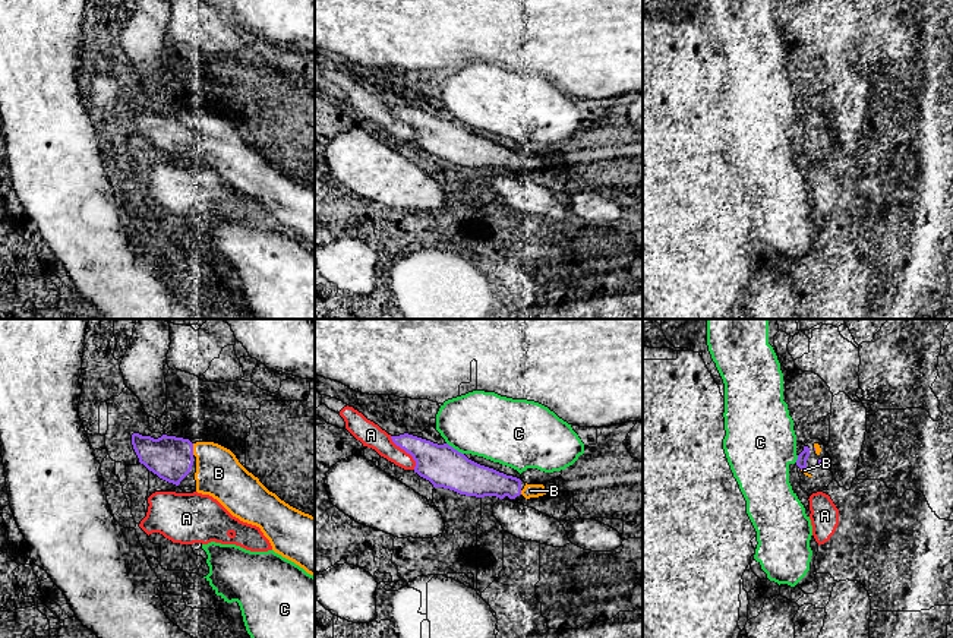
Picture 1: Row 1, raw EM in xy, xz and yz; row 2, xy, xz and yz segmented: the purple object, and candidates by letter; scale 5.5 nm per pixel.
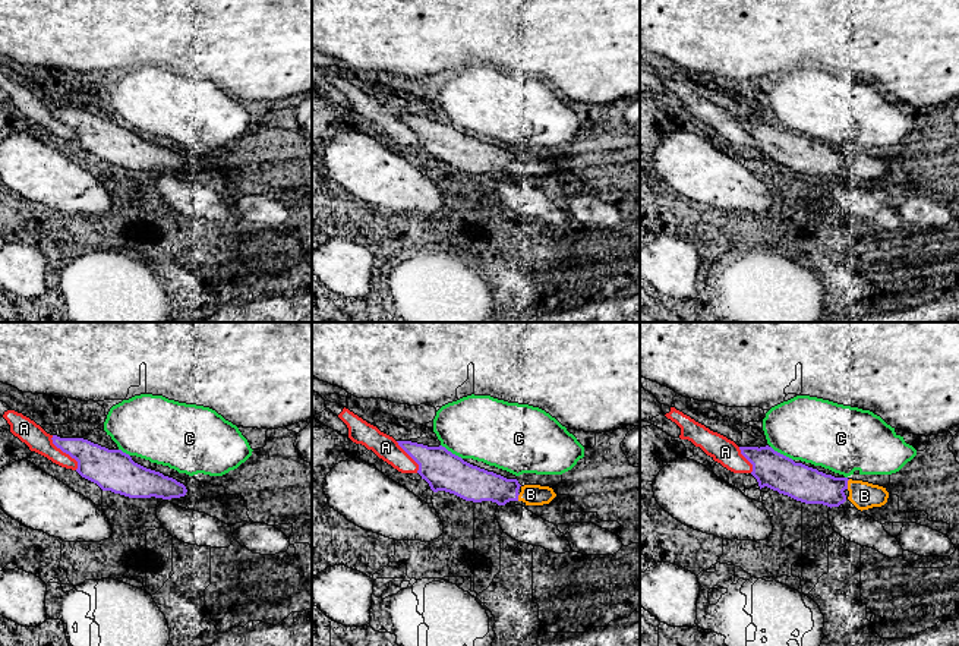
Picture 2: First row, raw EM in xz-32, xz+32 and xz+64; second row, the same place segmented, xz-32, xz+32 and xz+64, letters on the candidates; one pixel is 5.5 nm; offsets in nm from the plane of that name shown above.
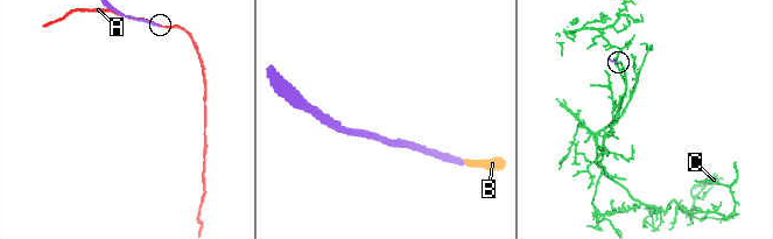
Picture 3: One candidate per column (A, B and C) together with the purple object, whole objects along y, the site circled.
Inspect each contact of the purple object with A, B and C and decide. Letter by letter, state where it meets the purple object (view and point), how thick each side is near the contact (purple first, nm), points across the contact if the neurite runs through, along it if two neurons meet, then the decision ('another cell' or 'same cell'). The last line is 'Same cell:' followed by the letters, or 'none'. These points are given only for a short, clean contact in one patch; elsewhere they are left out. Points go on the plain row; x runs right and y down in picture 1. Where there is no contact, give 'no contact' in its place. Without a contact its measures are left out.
A: contact xz (406, 123); calibres 220 and 140 nm; another cell
B: contact xy (192, 122); calibres 240 and 260 nm; same cell
C: contact xz (456, 122); calibres 220 and 360 nm; border xz (447, 114), (463, 126); another cell
Same cell: B

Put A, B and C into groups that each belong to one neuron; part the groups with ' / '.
A / B / C

